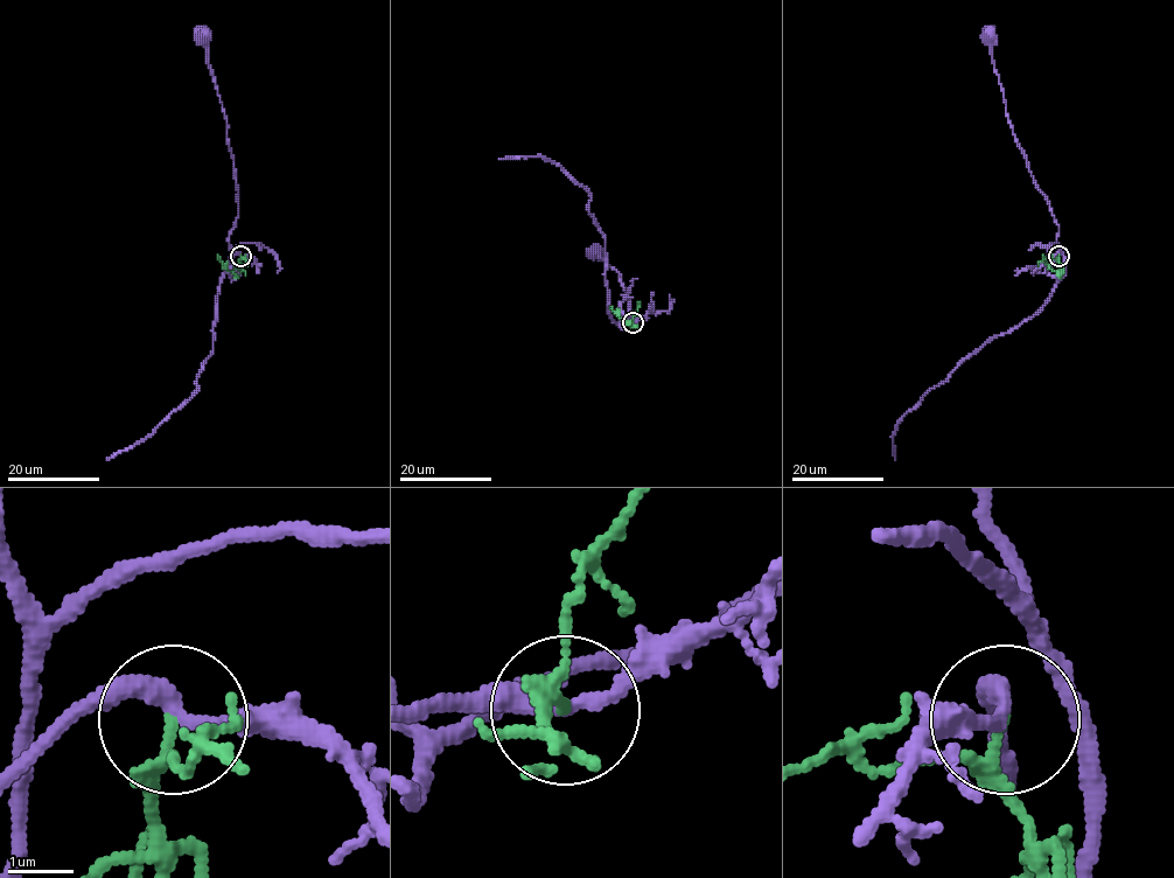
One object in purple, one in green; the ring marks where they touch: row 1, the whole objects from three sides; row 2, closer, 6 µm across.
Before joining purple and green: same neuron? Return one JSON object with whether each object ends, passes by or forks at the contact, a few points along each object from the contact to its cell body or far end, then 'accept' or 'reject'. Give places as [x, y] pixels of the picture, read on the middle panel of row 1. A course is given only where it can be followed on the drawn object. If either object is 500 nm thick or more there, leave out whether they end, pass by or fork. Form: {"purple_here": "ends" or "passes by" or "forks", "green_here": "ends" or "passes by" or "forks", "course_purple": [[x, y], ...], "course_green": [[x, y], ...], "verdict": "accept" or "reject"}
{"purple_here": "passes by", "green_here": "passes by", "course_purple": [[634, 322], [617, 323], [609, 313], [606, 241], [588, 209], [591, 194], [558, 165], [538, 155], [500, 158]], "course_green": [[634, 322], [623, 321], [610, 306]], "verdict": "reject"}

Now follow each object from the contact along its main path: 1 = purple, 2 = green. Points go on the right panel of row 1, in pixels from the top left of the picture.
1: (1059, 256), (1060, 274), (1049, 300), (1012, 329), (990, 339), (930, 389), (901, 419), (892, 437), (894, 459)
2: (1059, 256), (1061, 264), (1054, 270), (1042, 255)

